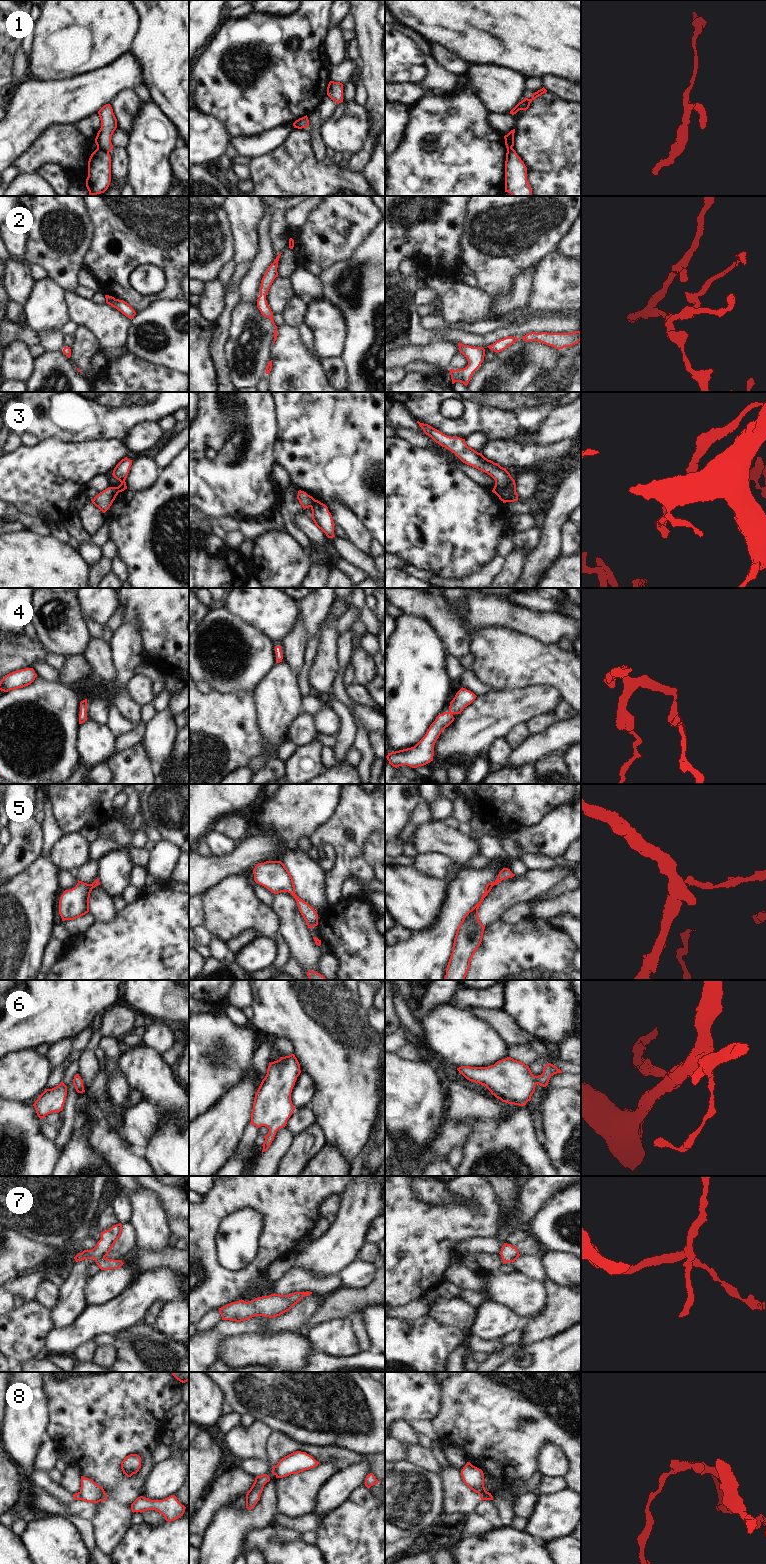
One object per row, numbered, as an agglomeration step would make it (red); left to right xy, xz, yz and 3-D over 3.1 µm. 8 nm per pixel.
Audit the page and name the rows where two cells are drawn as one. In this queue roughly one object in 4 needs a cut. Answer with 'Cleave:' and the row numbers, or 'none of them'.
Cleave: 1, 3, 8

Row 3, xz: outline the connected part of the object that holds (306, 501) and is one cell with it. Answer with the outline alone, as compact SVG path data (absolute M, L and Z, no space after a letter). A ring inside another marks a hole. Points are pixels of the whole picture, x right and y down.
M301 490L298 491L297 499L304 509L311 507L315 501L312 496Z

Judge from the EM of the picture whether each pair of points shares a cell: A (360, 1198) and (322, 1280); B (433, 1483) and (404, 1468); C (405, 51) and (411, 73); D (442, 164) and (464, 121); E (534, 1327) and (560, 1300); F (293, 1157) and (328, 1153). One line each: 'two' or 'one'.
A: two
B: one
C: one
D: one
E: one
F: two

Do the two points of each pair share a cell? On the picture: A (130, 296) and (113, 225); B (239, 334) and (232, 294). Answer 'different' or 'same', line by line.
A: same
B: different

